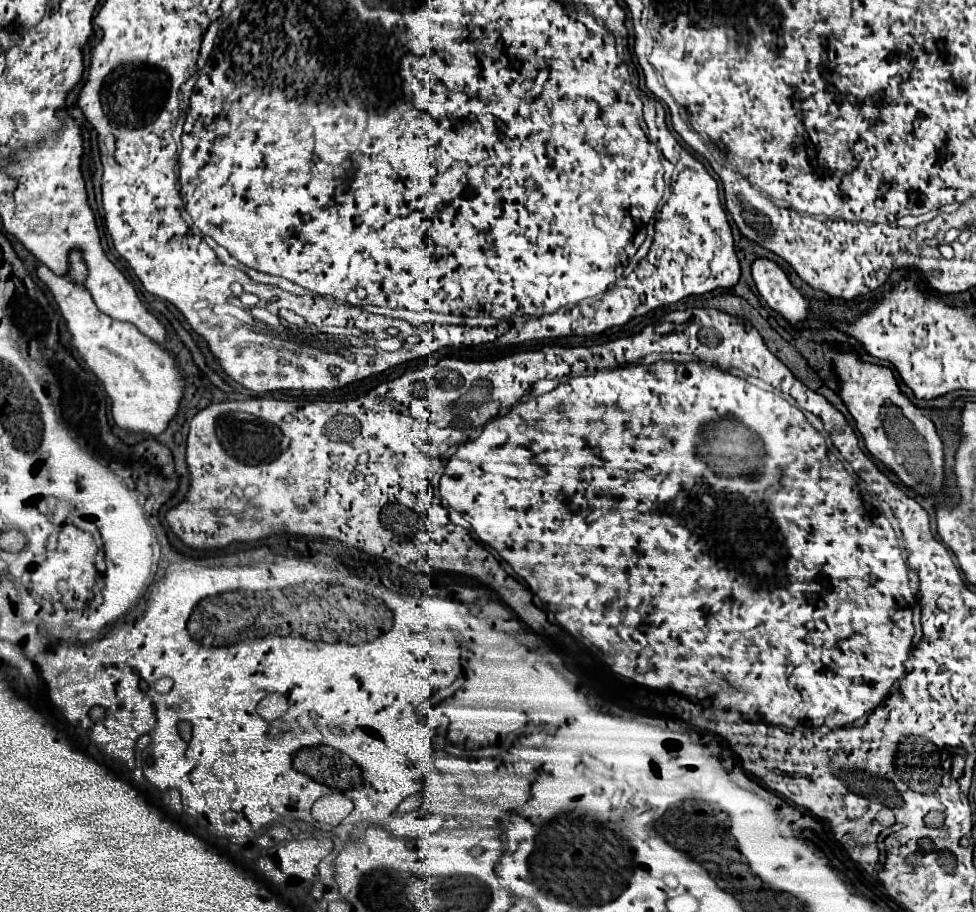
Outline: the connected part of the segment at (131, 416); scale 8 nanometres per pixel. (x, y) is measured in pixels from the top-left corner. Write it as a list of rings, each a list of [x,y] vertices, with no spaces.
[[[77,251],[71,255],[69,277],[59,277],[45,265],[37,263],[39,279],[51,289],[57,305],[67,321],[71,343],[85,359],[87,367],[103,381],[113,401],[113,419],[121,429],[159,435],[179,409],[183,397],[183,377],[175,367],[175,357],[145,337],[137,327],[125,321],[113,321],[93,303],[81,279],[85,279],[85,263]]]

